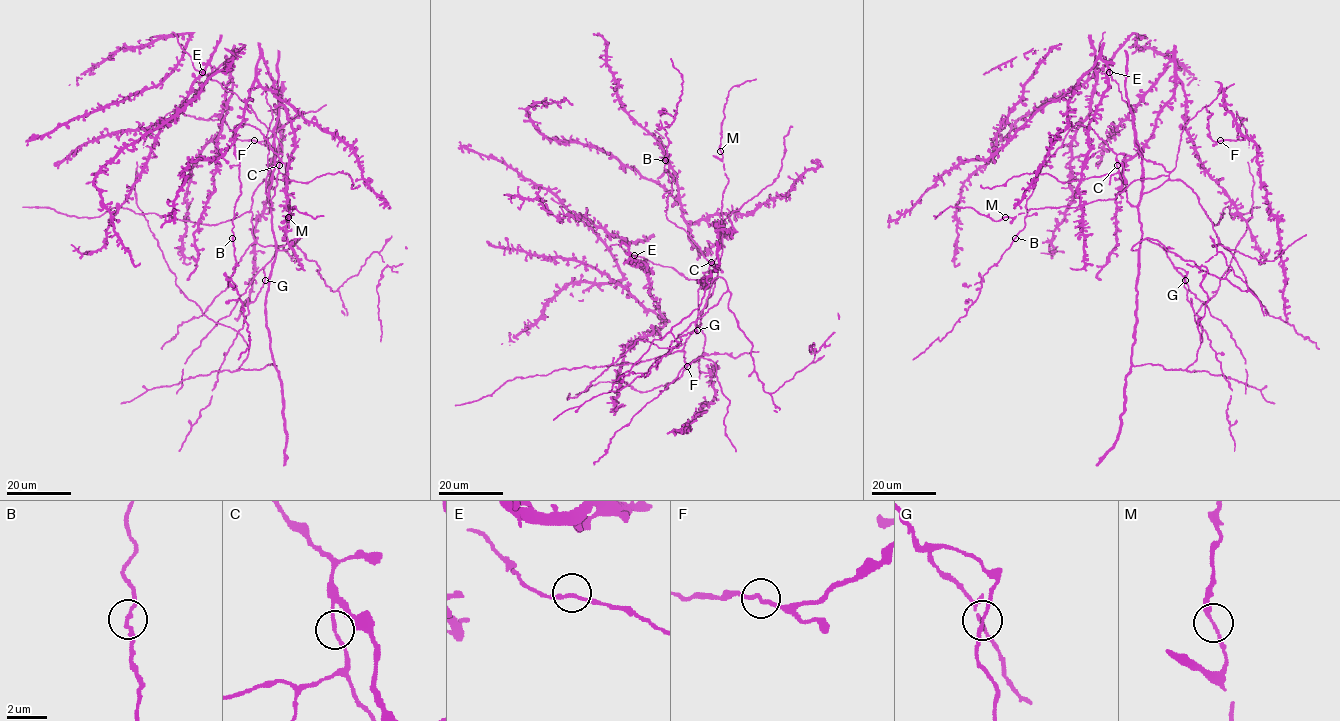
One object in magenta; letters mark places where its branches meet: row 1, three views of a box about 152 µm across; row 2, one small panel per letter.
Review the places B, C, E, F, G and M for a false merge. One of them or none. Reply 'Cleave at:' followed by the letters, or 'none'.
Cleave at: none

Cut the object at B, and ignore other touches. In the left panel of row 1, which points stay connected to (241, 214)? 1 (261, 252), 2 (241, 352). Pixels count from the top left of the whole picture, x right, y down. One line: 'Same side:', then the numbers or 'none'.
Same side: 1

